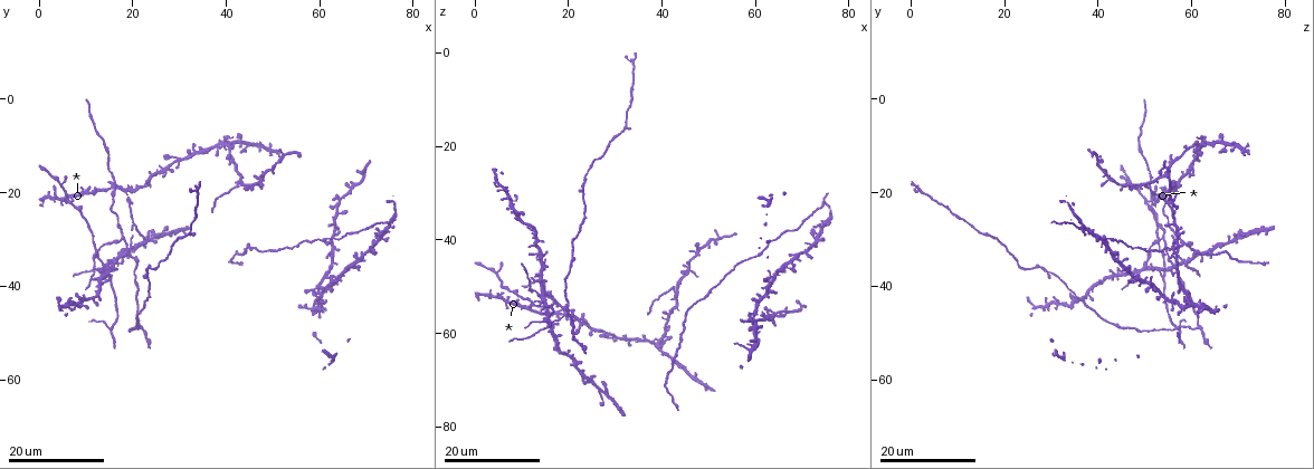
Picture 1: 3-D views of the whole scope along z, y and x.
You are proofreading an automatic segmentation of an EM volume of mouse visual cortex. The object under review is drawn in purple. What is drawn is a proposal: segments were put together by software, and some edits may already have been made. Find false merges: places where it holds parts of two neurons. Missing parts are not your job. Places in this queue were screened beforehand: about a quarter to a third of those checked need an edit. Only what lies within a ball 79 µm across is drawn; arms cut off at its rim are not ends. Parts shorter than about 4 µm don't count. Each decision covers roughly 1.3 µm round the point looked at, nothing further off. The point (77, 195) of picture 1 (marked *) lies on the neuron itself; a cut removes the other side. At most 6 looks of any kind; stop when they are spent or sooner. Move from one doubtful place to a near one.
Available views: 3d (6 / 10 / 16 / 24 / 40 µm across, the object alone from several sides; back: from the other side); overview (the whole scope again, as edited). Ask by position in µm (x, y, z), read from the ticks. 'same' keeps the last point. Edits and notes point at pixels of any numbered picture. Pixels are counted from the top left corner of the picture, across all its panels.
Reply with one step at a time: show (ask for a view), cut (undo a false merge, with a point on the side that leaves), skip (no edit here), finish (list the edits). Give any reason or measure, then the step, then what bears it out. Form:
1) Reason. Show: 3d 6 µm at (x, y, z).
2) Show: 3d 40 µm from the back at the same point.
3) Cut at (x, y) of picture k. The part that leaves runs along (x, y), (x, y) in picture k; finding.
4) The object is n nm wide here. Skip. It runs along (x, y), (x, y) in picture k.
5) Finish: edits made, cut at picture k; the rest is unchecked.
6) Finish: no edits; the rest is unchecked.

Three arms meet. Show: 3d 16 µm at (11.5, 36.5, 49.0).

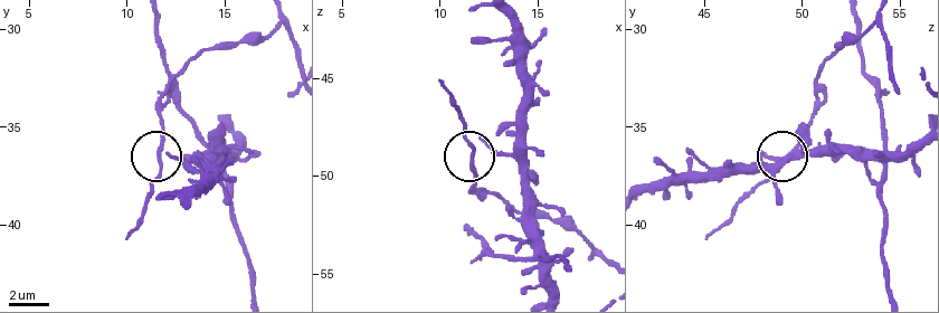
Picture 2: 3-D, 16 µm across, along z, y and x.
Show: 3d 6 µm at (11.8, 36.8, 48.7).

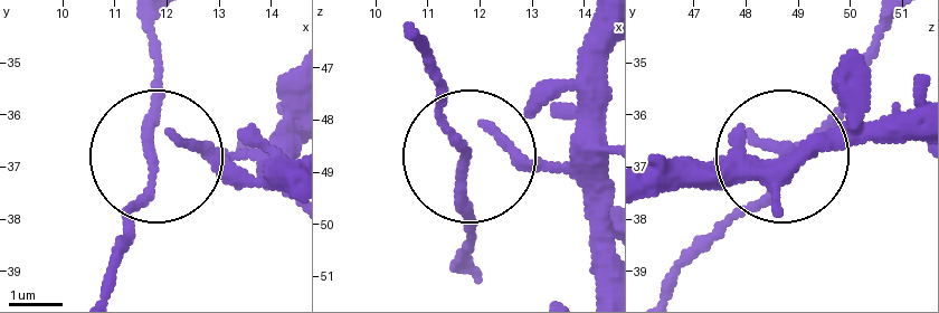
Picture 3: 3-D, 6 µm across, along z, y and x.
Show: 3d 6 µm from the back at (11.75, 36.85, 48.80).

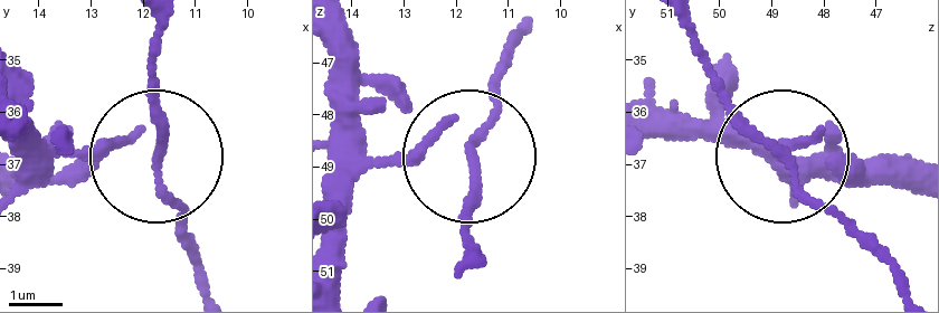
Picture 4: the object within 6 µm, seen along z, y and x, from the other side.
The object is 140 nm wide here. Skip. Continuous, no second neuron.

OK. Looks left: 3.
Four arms meet. Show: 3d 24 µm at (17.5, 19.0, 55.5).

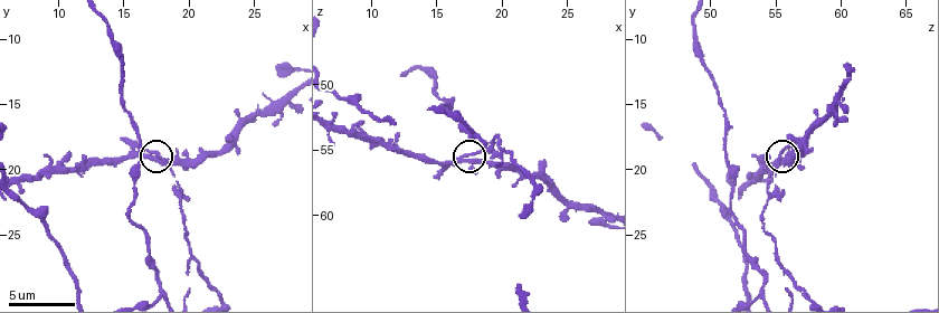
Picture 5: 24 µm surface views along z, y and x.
Show: 3d 10 µm at (17.4, 18.8, 55.8).

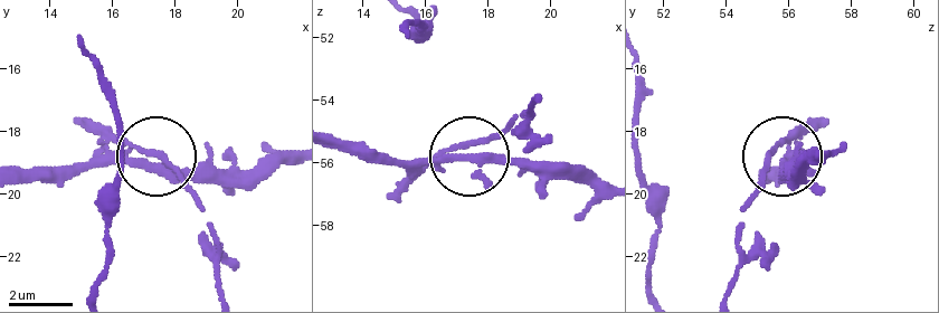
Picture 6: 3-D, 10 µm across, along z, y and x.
The side arm is 18 µm long. Skip. It runs along (333, 135), (414, 164), (445, 164), (514, 119) in picture 6; all the same neuron.

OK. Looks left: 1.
Three arms meet. Show: 3d 10 µm at (20.8, 27.4, 55.2).

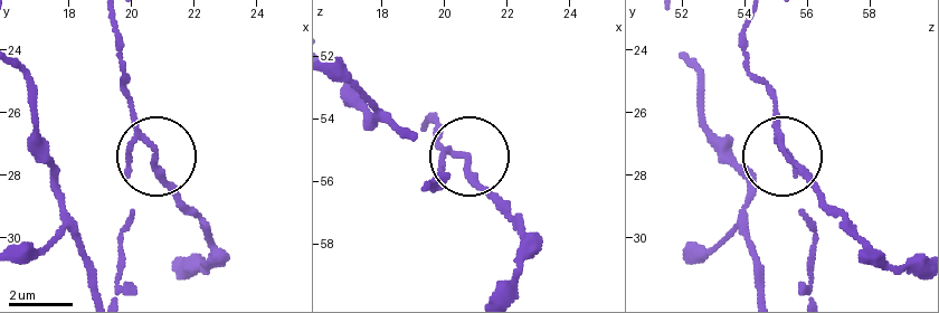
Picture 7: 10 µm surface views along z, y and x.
Cut at (157, 170) of picture 7. The part that leaves runs along (141, 139), (210, 248), (202, 264), (178, 266) in picture 7; a second neuron is stuck on.

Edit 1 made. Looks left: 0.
Finish: edits made, cut at picture 7; the rest is unchecked.

